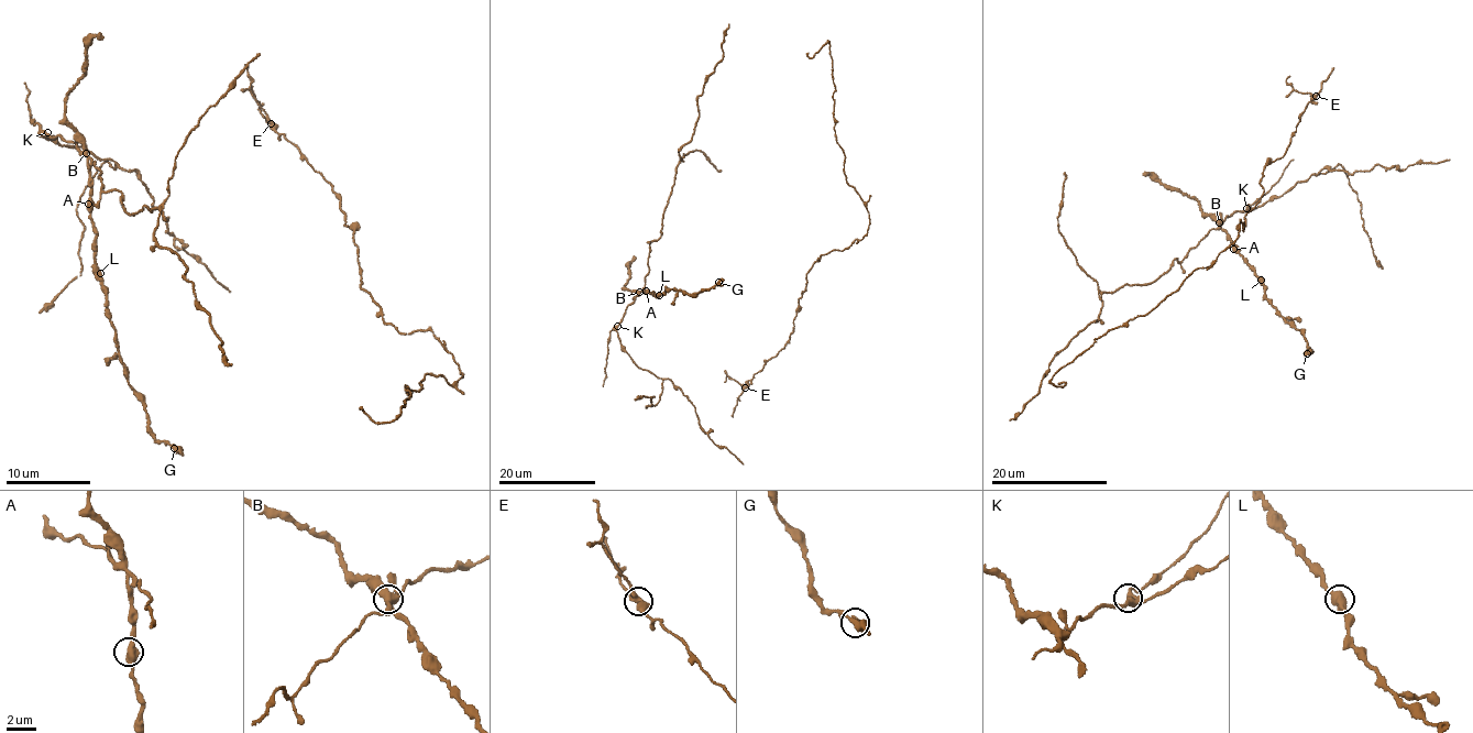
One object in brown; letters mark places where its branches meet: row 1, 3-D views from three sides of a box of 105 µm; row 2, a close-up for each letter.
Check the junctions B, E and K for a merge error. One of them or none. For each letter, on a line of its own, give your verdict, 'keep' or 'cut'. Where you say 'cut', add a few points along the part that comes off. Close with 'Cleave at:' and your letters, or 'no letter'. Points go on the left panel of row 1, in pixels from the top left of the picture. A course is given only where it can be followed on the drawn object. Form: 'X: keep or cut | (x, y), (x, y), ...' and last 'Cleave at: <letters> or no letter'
B: cut | (87, 154), (89, 214), (97, 236), (95, 263), (122, 371), (146, 416), (152, 435), (183, 455)
E: keep
K: keep
Cleave at: B

